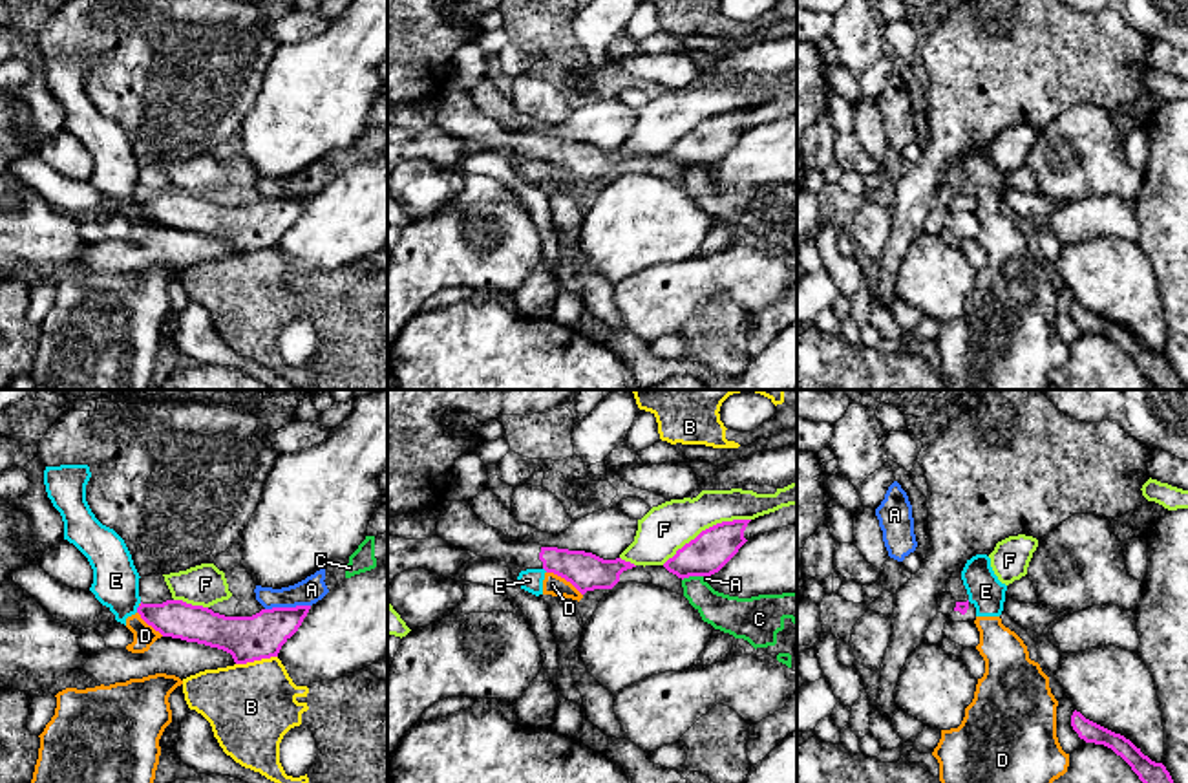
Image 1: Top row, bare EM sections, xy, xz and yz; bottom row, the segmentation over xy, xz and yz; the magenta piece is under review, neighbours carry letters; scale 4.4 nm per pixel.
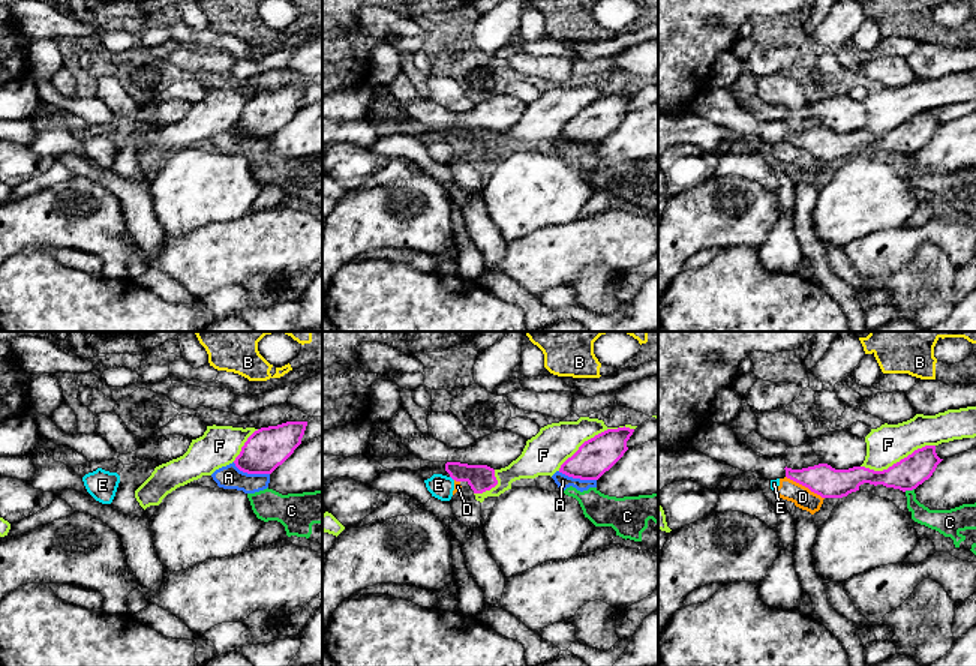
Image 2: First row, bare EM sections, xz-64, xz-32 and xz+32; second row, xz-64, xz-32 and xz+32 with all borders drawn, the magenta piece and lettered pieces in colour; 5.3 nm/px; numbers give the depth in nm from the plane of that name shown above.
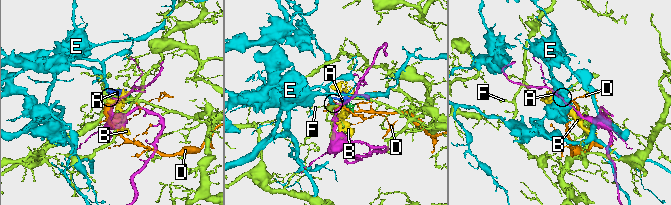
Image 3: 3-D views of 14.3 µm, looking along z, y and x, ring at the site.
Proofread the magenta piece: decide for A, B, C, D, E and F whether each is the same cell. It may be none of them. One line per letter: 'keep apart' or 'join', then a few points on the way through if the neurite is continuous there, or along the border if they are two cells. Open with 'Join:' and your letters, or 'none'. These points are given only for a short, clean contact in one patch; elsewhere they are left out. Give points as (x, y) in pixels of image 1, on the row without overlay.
Join: none
A: keep apart
B: keep apart
C: keep apart; border xz (702, 165), (691, 165), (682, 171)
D: keep apart
E: keep apart; border xy (139, 196), (136, 202)
F: keep apart

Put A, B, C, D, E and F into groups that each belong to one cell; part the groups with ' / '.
A C / B / D E / F

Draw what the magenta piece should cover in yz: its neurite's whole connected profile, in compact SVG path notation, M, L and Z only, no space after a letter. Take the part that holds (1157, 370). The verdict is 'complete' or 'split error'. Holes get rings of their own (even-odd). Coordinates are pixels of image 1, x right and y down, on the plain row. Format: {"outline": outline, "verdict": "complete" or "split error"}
{"outline": "M1073 302L1071 316L1086 333L1104 335L1120 346L1157 390L1186 390L1162 353L1151 351L1130 329L1115 324L1080 302Z", "verdict": "complete"}

